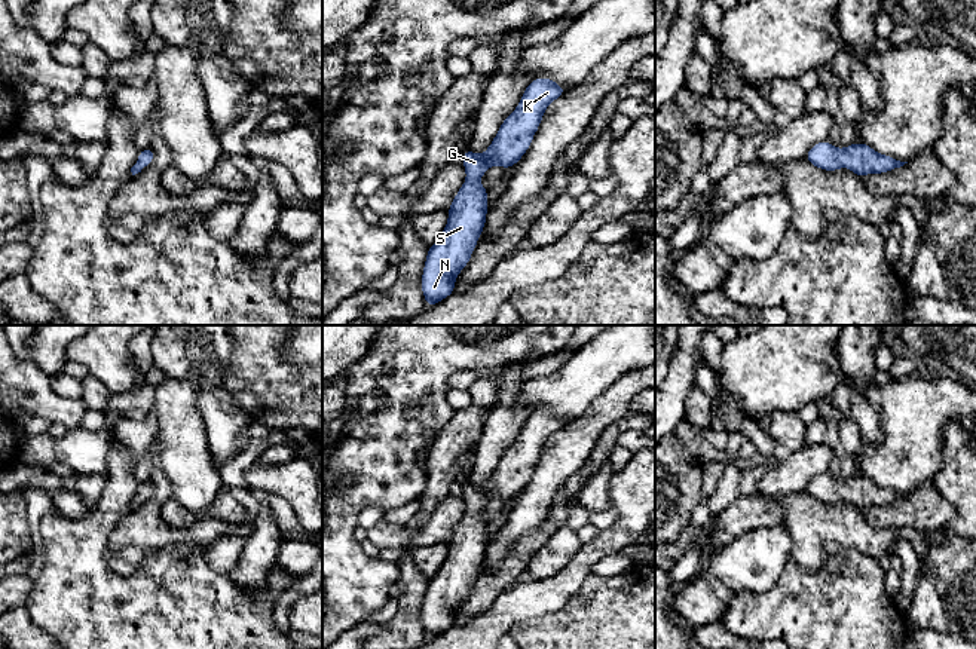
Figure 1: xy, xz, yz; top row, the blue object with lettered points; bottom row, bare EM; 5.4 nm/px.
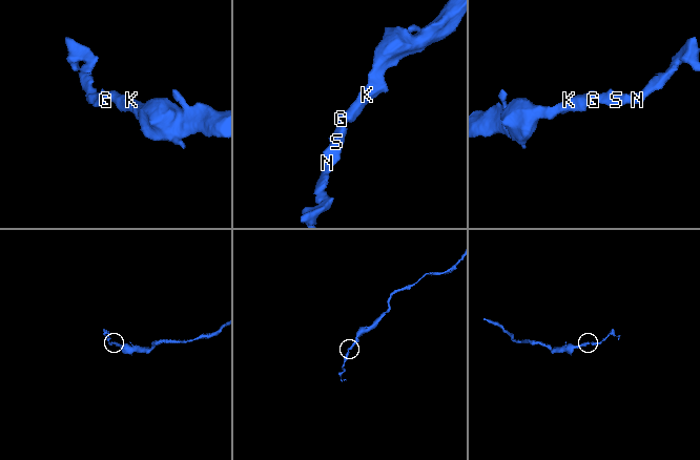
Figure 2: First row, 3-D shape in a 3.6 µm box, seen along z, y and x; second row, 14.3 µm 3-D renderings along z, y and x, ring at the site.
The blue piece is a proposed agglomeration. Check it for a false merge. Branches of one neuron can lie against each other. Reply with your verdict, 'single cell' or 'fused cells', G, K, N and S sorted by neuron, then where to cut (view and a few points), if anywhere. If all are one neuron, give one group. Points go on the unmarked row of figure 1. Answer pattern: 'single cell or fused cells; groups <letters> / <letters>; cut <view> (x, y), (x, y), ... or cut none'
single cell; groups G K N S; cut none

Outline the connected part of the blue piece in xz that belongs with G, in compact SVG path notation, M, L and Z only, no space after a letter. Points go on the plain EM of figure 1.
M548 410L532 413L517 441L502 454L484 487L463 483L466 514L447 542L449 552L438 573L428 581L420 621L426 639L444 633L455 624L459 604L469 596L471 587L486 558L487 520L478 517L492 498L504 502L518 496L532 477L550 435L566 422Z

